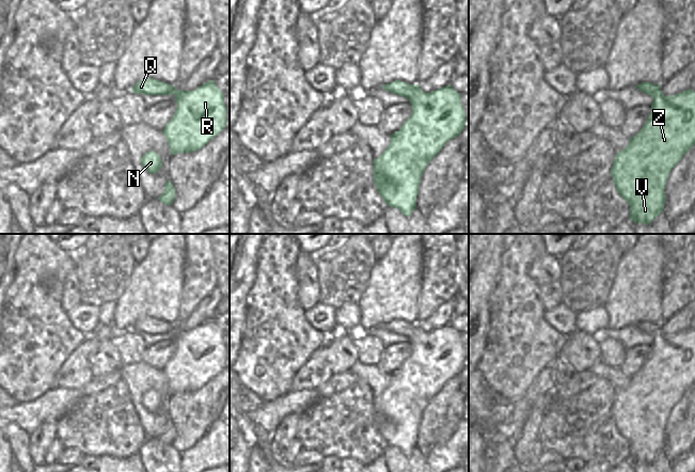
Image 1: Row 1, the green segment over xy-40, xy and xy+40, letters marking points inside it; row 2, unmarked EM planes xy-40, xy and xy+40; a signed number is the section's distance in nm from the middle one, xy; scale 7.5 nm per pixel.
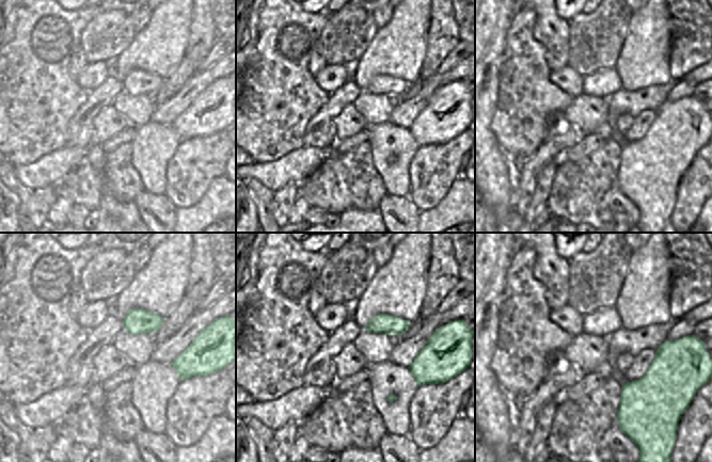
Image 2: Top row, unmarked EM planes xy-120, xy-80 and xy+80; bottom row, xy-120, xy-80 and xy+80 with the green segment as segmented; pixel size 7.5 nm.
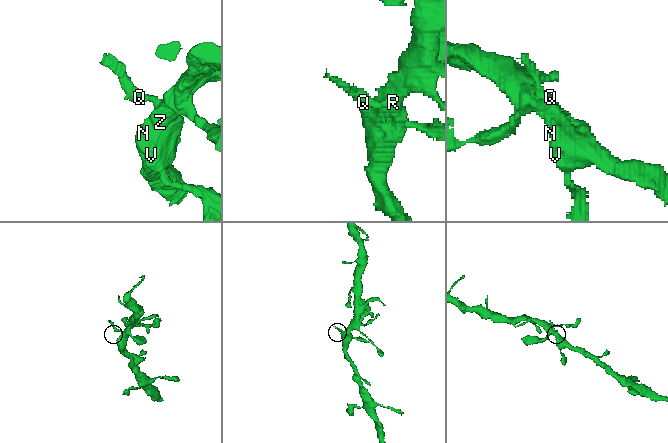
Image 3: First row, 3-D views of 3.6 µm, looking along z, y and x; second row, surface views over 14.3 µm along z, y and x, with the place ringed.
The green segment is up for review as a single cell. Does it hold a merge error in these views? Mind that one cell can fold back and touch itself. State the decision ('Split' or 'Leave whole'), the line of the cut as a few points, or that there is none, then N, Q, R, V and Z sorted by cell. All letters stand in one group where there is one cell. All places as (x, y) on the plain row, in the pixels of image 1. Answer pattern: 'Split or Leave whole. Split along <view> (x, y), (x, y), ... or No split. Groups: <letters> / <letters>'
Leave whole. No split. Groups: N Q R V Z

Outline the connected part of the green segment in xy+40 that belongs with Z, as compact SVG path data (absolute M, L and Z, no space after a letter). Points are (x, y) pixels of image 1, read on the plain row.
M642 321L636 326L653 337L651 352L643 367L630 377L630 382L615 394L611 414L619 435L630 444L630 458L635 462L651 462L664 449L666 421L670 410L695 383L695 331L691 328L676 334L664 335L660 324Z

